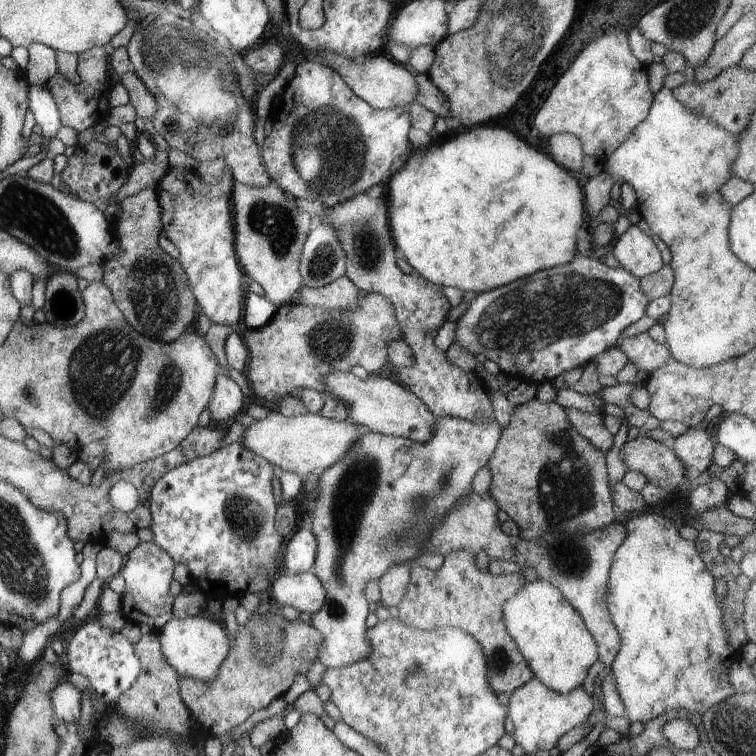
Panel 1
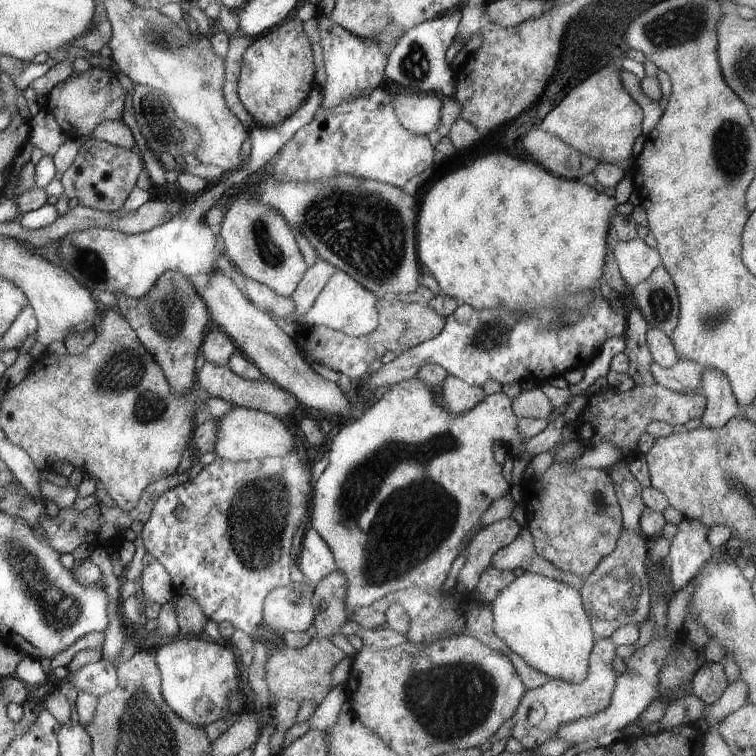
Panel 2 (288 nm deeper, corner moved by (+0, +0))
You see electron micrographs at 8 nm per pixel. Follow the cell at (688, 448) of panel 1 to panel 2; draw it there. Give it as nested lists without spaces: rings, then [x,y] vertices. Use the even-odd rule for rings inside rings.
[[[703,368],[701,374],[701,392],[707,400],[705,412],[701,414],[701,422],[705,428],[721,428],[731,418],[739,416],[739,404],[731,392],[731,384],[721,370]]]

